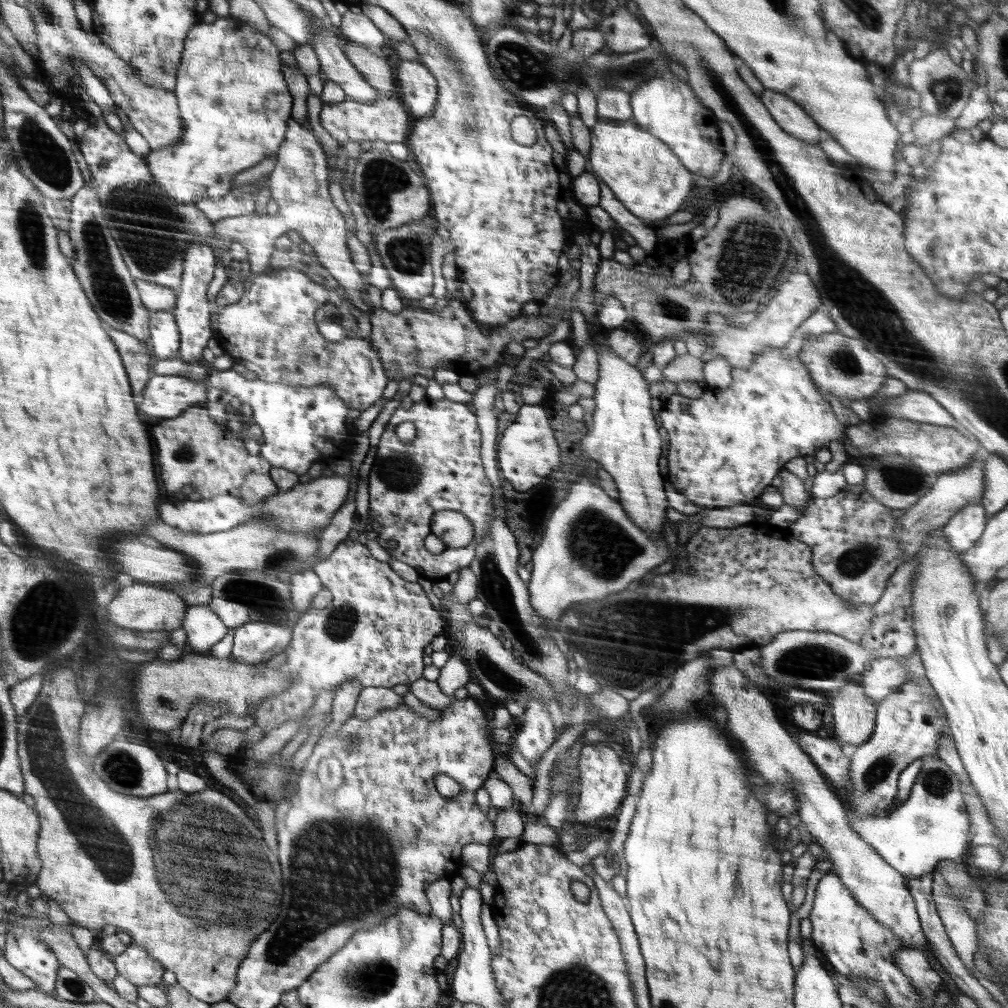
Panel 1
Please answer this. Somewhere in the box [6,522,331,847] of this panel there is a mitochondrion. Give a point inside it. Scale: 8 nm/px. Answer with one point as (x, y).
(43, 619)

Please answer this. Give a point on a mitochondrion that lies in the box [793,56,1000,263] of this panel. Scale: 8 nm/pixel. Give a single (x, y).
(946, 90)

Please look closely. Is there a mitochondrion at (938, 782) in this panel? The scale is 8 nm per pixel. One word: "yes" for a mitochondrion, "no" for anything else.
yes

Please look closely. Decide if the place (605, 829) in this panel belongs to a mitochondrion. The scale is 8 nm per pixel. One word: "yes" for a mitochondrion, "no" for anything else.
no

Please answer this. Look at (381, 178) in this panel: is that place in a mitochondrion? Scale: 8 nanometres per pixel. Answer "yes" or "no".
yes

